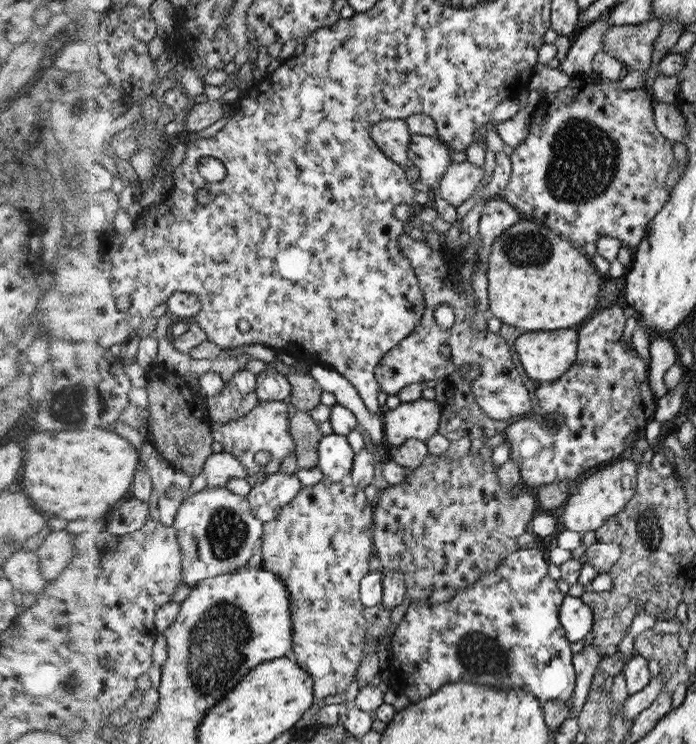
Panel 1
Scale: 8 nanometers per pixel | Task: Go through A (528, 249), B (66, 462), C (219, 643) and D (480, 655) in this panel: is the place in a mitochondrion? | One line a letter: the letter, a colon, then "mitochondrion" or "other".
A: mitochondrion
B: other
C: mitochondrion
D: mitochondrion

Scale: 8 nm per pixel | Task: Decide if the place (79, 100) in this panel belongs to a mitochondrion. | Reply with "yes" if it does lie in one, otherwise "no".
yes

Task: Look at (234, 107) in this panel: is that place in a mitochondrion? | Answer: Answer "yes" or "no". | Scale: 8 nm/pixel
no

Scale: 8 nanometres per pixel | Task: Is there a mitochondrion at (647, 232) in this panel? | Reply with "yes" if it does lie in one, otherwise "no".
no

